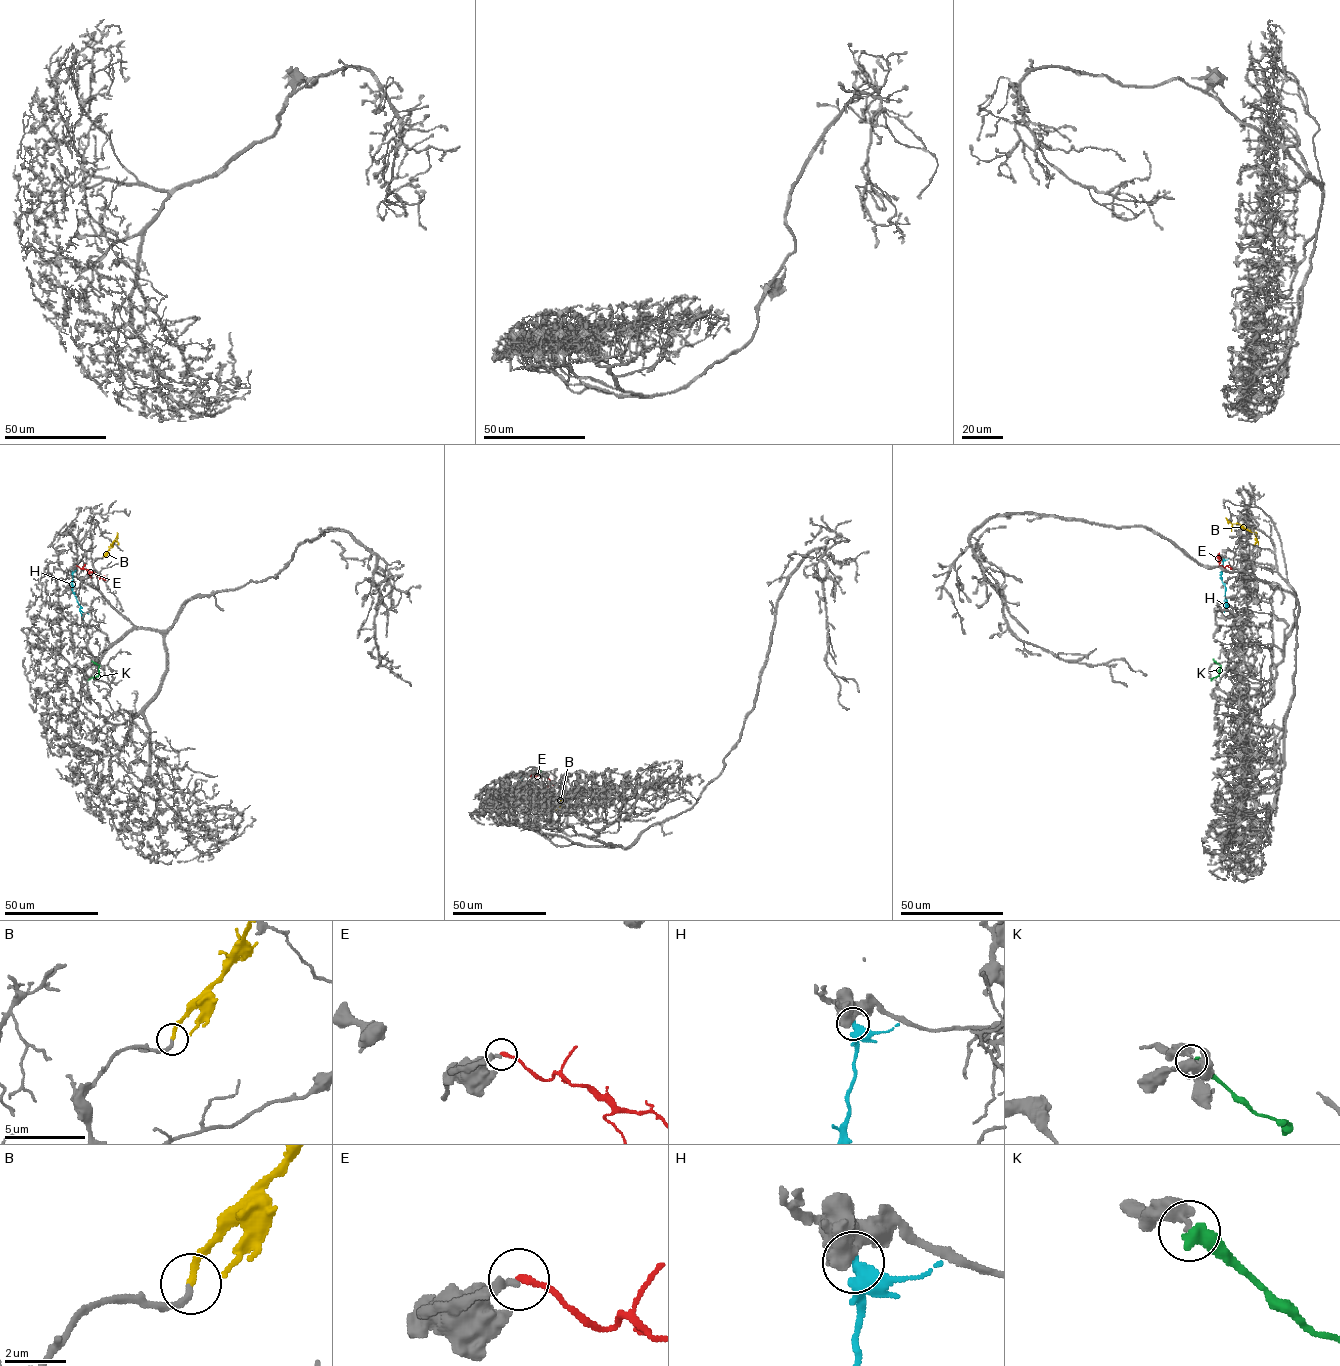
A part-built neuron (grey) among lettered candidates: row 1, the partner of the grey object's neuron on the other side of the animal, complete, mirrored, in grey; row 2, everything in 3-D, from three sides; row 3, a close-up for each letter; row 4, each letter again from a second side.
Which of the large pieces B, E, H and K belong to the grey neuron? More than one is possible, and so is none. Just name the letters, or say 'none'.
B, E

